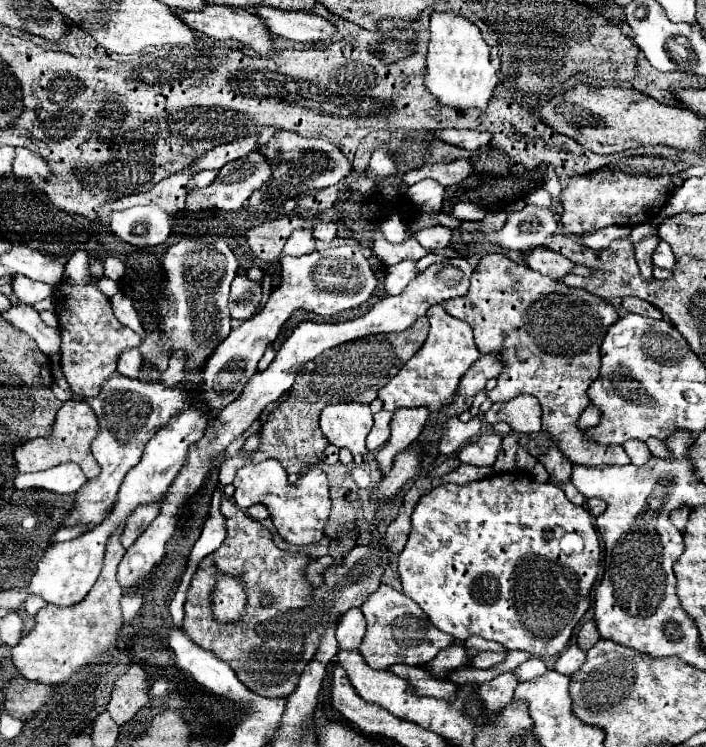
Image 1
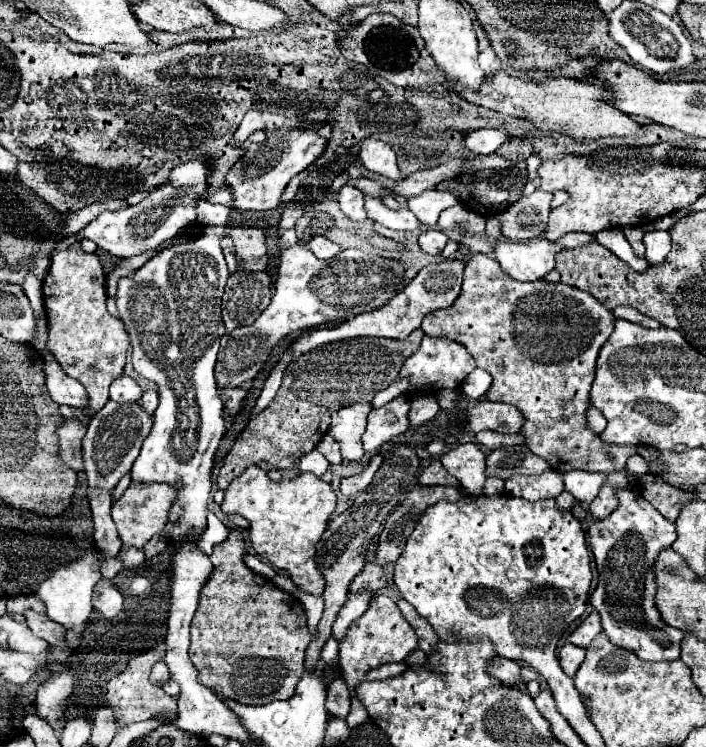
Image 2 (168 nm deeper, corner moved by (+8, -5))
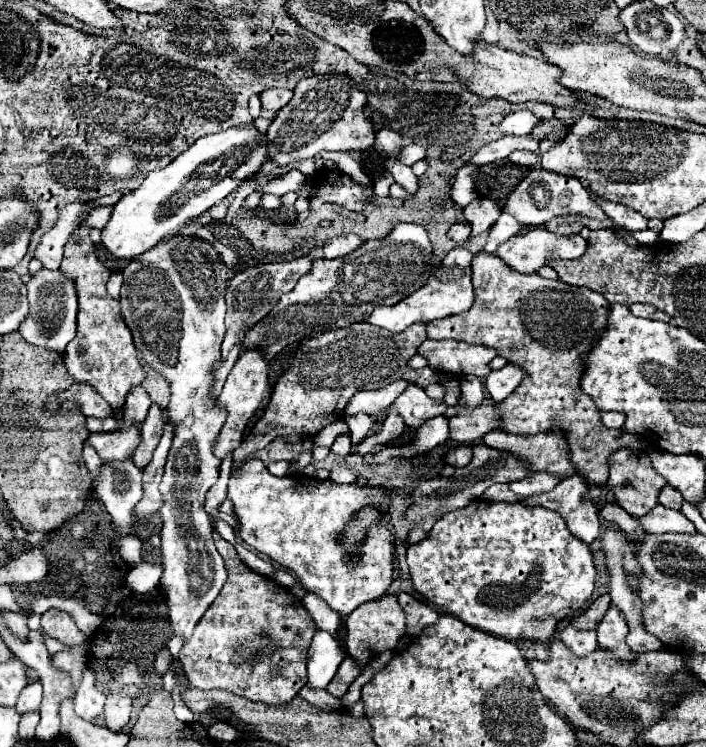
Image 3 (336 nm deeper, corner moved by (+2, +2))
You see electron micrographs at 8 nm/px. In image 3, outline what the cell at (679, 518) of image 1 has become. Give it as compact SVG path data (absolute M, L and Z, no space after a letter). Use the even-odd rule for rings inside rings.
M665 485L665 487L661 489L659 503L661 503L661 505L665 505L665 507L671 507L671 509L681 509L683 497L681 497L681 493L679 493L675 487L671 487L671 485Z

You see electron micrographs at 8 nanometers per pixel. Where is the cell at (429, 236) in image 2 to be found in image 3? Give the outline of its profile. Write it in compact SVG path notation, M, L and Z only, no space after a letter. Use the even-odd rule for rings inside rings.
M455 223L449 231L447 231L447 237L453 239L455 243L467 243L471 239L471 227L469 223Z

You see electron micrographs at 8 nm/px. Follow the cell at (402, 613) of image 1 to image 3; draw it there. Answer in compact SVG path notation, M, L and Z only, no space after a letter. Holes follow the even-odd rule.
M385 595L381 599L359 605L351 615L347 615L345 631L347 631L345 643L347 643L349 655L357 659L361 665L367 665L379 653L393 651L397 647L399 639L405 635L405 613L399 607L399 601L395 595Z

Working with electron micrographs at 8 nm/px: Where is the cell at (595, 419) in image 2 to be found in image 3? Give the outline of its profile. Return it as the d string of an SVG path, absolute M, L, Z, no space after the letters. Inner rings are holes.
M611 411L611 413L601 413L601 419L603 419L603 423L605 423L607 427L617 427L617 429L621 429L623 423L625 423L623 413L615 413L615 411Z

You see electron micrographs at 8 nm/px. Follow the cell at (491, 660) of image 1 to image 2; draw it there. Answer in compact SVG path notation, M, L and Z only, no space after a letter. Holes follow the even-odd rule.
M495 656L489 662L489 674L497 676L497 680L505 682L505 684L513 684L513 680L519 676L519 664L515 660L507 660L501 656Z

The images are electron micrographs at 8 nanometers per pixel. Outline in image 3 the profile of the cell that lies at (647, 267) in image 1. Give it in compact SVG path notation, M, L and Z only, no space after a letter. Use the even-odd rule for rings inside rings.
M589 189L589 195L591 199L603 209L603 213L607 217L611 217L621 229L627 229L627 231L641 231L641 229L647 229L647 219L643 215L639 215L637 211L625 207L625 205L619 205L619 203L609 203L601 197L595 195L595 191Z

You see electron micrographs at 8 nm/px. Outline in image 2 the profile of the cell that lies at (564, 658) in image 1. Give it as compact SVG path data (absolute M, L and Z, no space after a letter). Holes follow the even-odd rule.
M565 644L559 652L559 664L567 676L573 676L585 658L585 650L573 644Z

